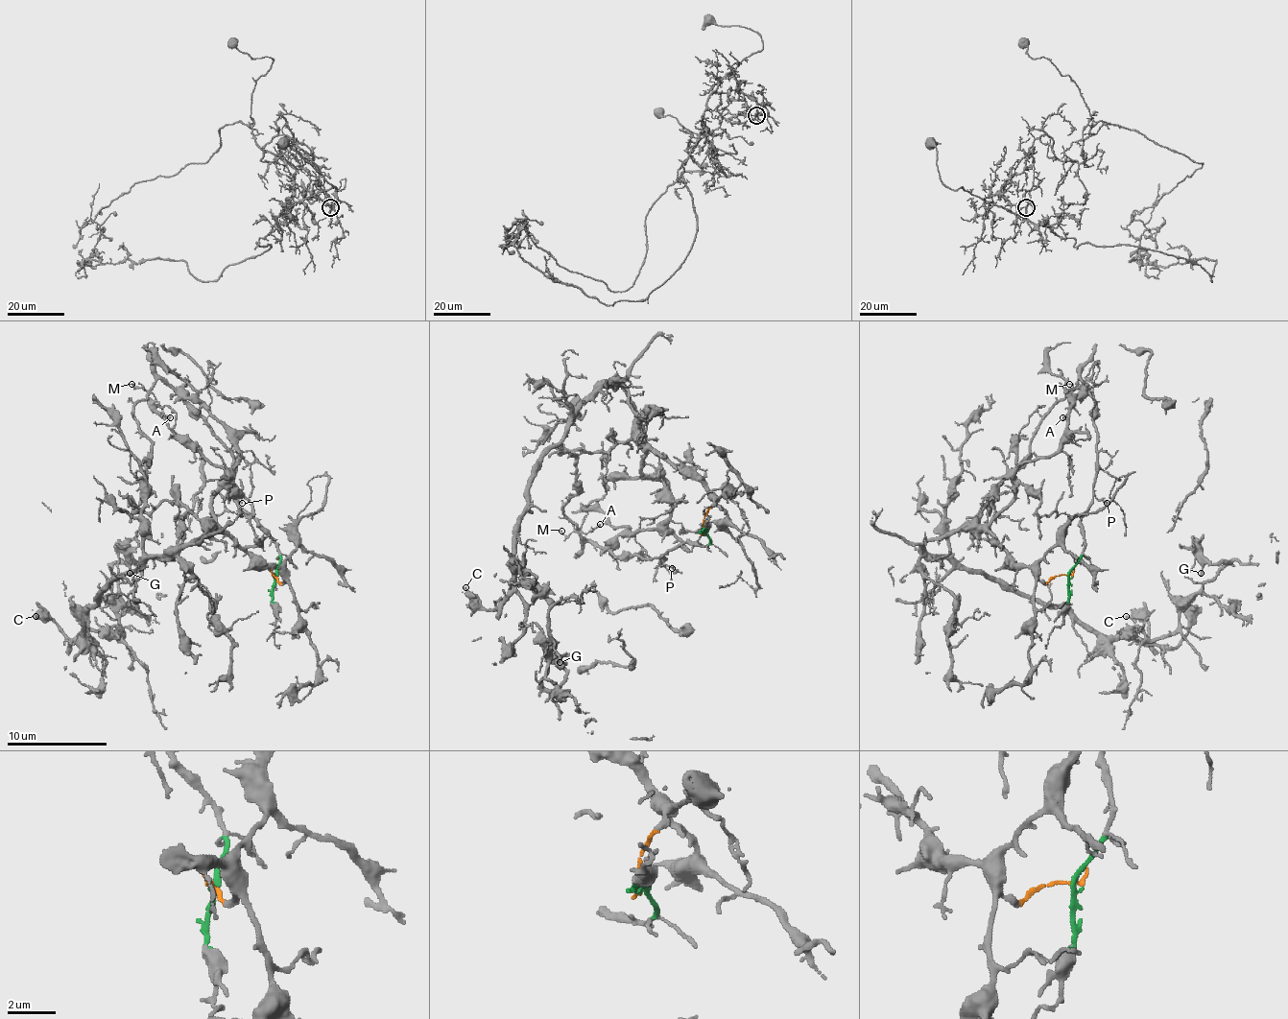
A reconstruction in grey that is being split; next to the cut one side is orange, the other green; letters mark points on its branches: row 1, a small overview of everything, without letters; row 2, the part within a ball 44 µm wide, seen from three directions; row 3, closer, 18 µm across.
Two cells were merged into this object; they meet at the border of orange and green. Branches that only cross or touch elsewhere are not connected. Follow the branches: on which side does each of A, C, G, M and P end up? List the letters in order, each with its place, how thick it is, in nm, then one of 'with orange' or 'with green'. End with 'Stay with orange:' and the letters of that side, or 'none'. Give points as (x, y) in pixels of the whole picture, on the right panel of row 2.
A: at (1062, 417); 120 nm thick; with green
C: at (1126, 616); 320 nm thick; with orange
G: at (1201, 573); 180 nm thick; with orange
M: at (1069, 384); 110 nm thick; with green
P: at (1107, 503); 110 nm thick; with green
Stay with orange: C, G

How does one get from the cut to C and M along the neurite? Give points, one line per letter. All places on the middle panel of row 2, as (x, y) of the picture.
C: (703, 529), (713, 498), (646, 443), (631, 398), (601, 386), (531, 484), (512, 591), (485, 608), (465, 586)
M: (706, 531), (706, 546), (679, 543), (661, 554), (663, 558), (613, 556), (576, 531), (565, 536), (560, 531)

